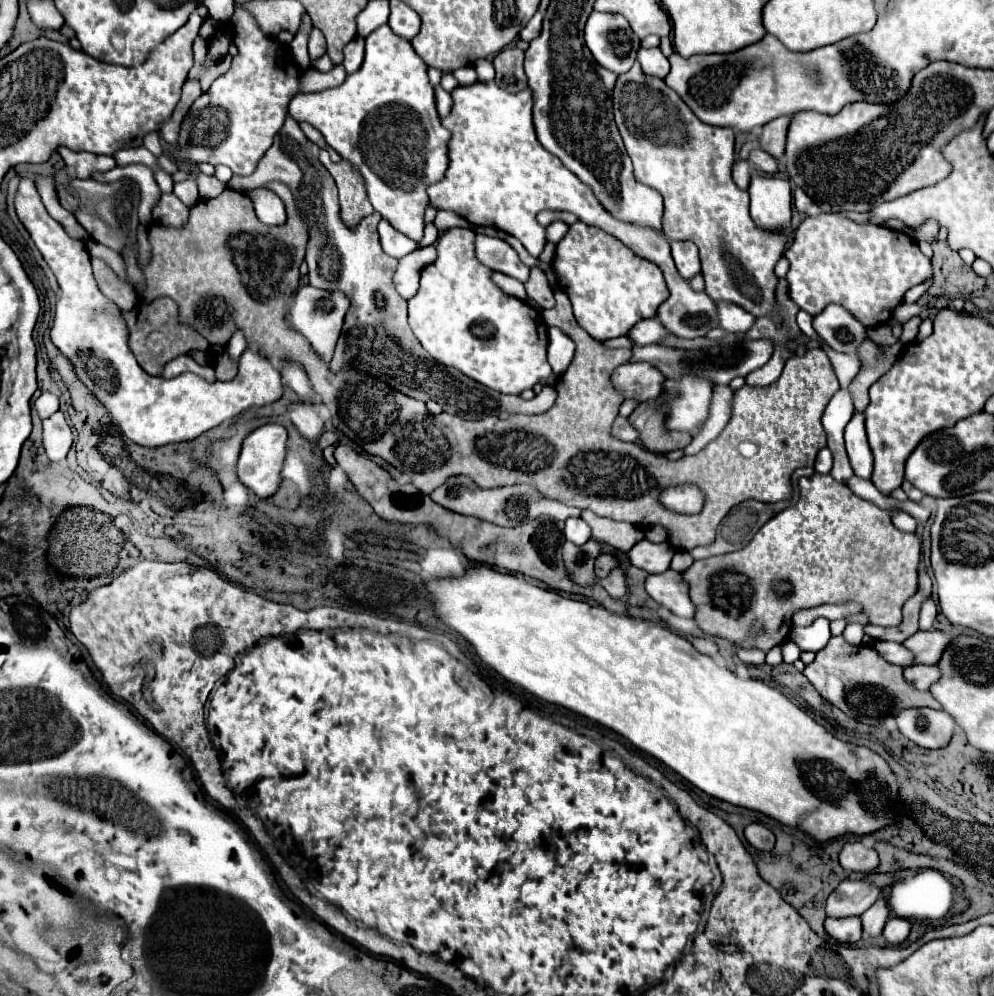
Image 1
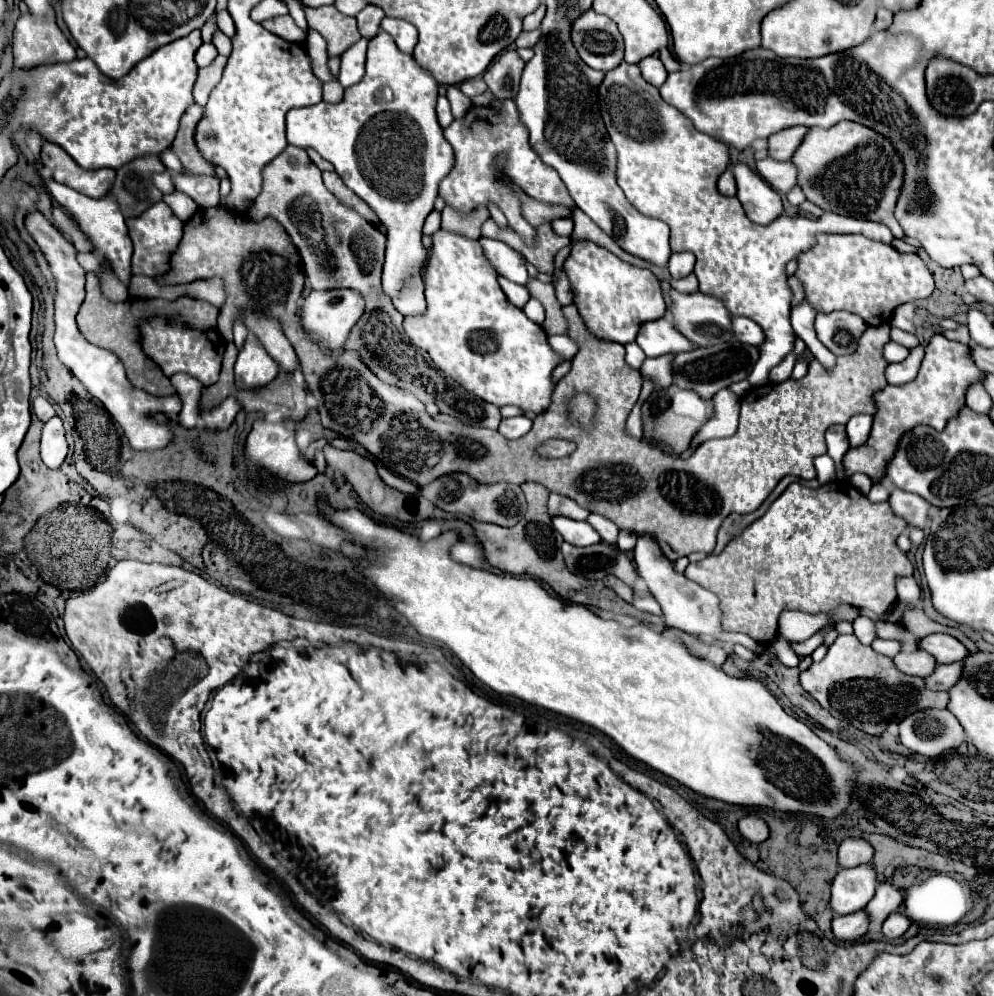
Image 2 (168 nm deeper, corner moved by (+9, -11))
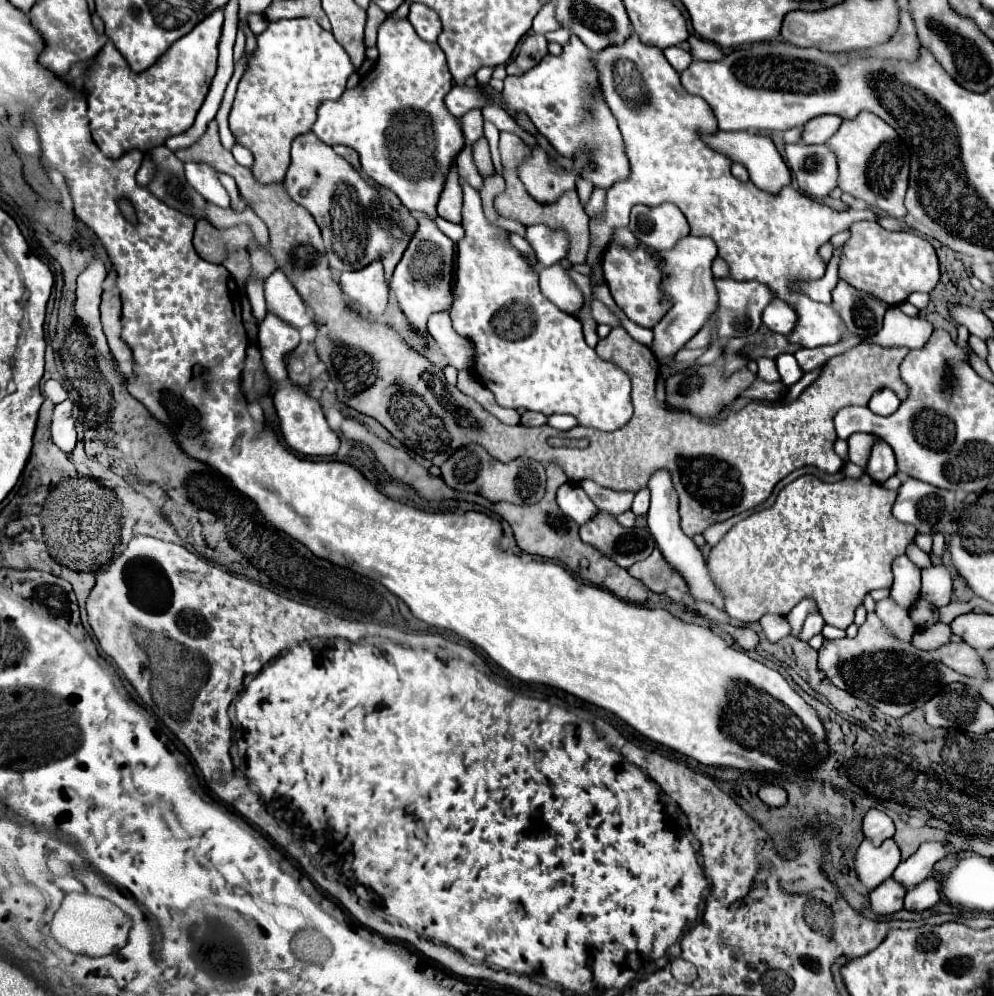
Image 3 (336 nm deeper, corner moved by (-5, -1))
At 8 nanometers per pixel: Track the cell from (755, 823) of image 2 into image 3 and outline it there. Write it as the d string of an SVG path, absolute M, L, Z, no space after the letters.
M763 783L759 787L759 797L769 807L783 807L787 803L785 789L781 785L775 785L775 783Z

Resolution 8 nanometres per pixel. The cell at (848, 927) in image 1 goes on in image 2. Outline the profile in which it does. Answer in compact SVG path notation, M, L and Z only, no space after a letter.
M865 911L851 913L849 917L833 917L831 931L833 937L839 941L857 941L861 935L865 935L869 927L869 917Z

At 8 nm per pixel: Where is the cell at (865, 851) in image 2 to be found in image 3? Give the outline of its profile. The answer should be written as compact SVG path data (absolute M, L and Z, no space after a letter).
M873 807L873 809L869 809L869 813L863 819L863 833L865 833L865 837L873 839L875 843L881 843L881 839L893 837L893 833L895 833L893 819L885 811Z

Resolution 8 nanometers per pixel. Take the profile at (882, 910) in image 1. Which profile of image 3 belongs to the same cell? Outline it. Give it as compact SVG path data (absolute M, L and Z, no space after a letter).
M925 841L907 861L899 863L893 877L899 879L899 883L903 883L907 889L915 887L917 883L921 883L923 879L927 879L931 875L935 863L941 861L943 857L947 857L947 853L949 853L947 843Z

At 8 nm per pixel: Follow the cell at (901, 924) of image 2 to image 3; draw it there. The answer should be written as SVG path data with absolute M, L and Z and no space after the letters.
M927 877L923 883L911 887L905 895L905 909L925 911L933 907L941 899L941 881L935 877Z

